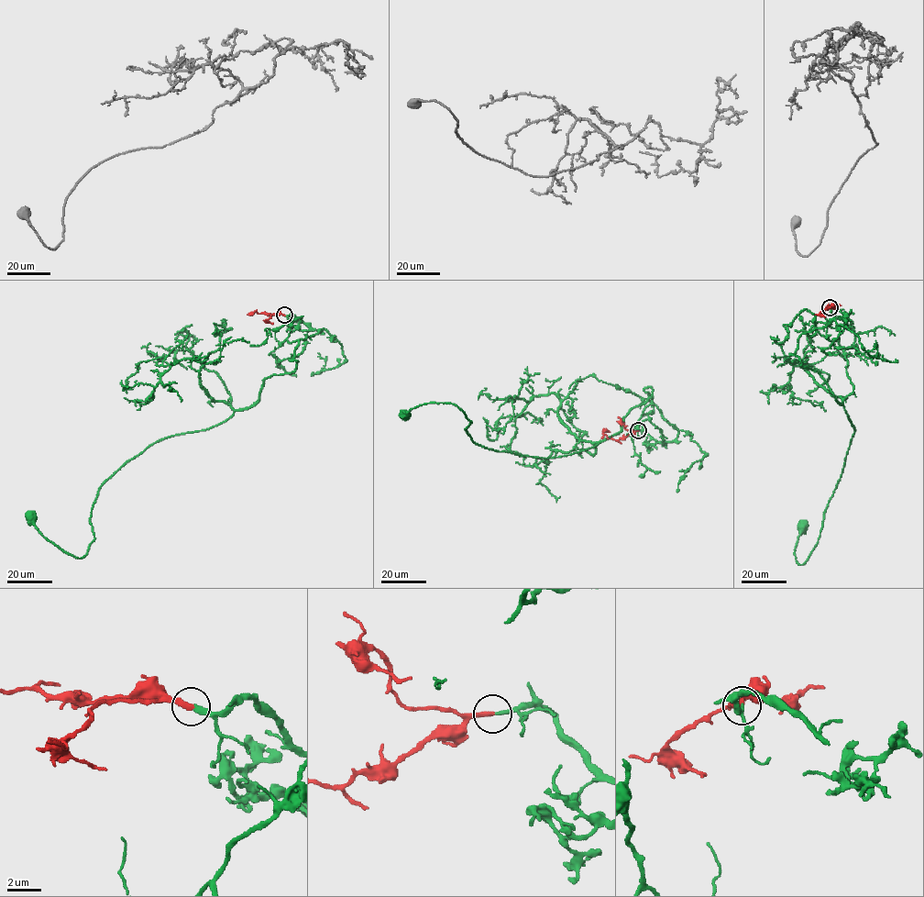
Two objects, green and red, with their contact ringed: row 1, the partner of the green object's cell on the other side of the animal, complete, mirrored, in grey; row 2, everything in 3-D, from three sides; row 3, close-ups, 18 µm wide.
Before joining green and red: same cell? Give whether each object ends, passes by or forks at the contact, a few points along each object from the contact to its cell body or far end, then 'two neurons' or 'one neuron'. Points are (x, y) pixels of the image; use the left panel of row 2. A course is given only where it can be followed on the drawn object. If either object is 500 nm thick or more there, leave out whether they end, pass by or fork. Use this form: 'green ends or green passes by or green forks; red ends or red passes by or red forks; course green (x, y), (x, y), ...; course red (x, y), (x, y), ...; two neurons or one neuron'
green ends; red ends; course green (284, 315), (323, 328), (298, 341), (295, 370), (127, 460), (100, 487), (82, 558), (30, 515); course red (284, 315), (250, 313), (257, 310); one neuron

